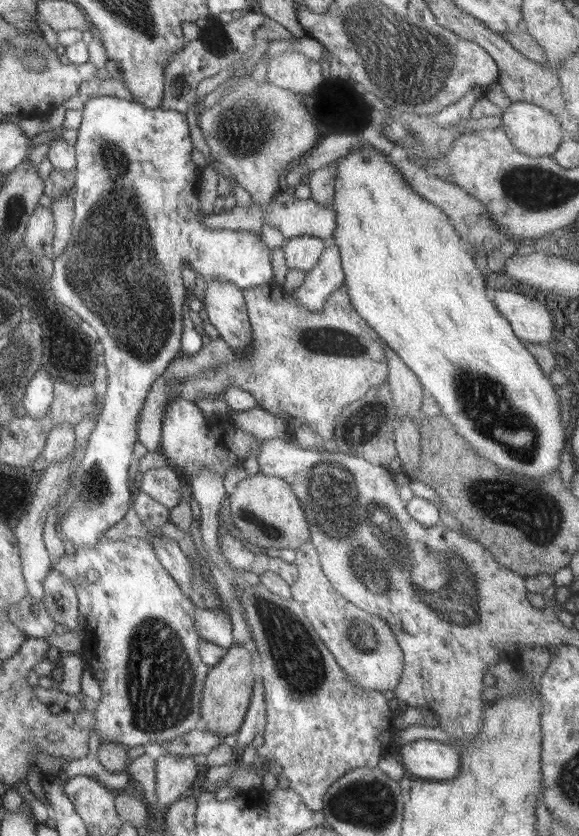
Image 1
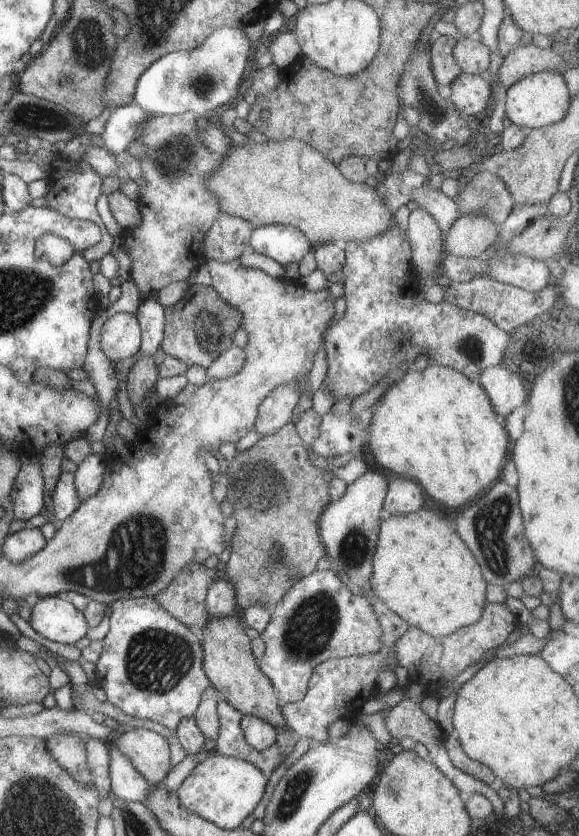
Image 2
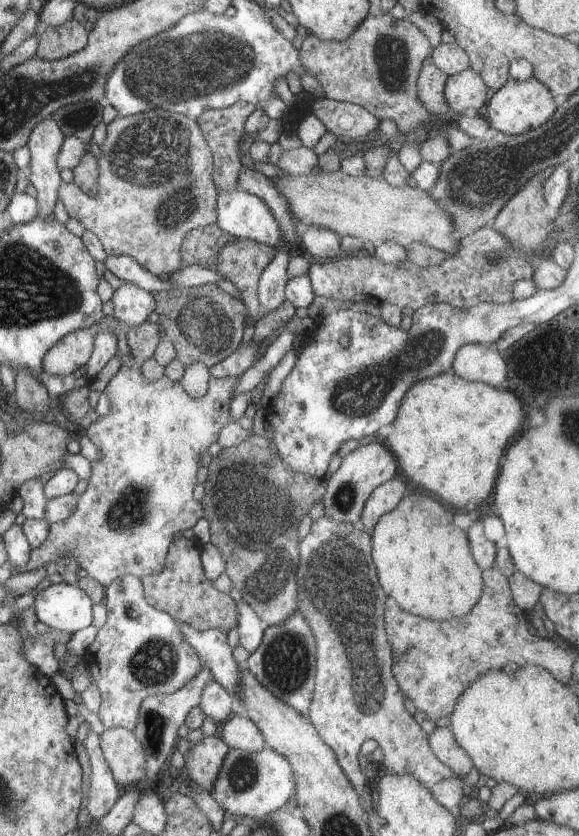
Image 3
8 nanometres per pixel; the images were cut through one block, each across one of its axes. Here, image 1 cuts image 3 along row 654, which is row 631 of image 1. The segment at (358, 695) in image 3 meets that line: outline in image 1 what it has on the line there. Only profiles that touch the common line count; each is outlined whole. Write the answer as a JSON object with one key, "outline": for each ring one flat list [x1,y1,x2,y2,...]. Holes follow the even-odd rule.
{"outline":[[310,540,297,548,294,564,298,568,298,577,291,585,292,599,301,604,320,640,334,655,347,678,365,690,382,693,394,690,403,673,404,655,389,624,358,608,334,588,325,576,317,548]]}

